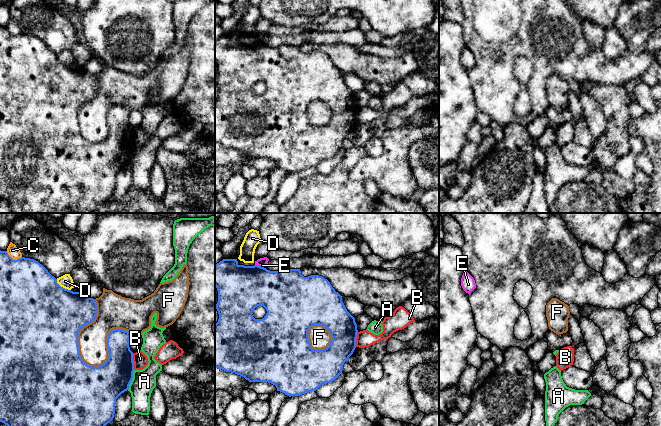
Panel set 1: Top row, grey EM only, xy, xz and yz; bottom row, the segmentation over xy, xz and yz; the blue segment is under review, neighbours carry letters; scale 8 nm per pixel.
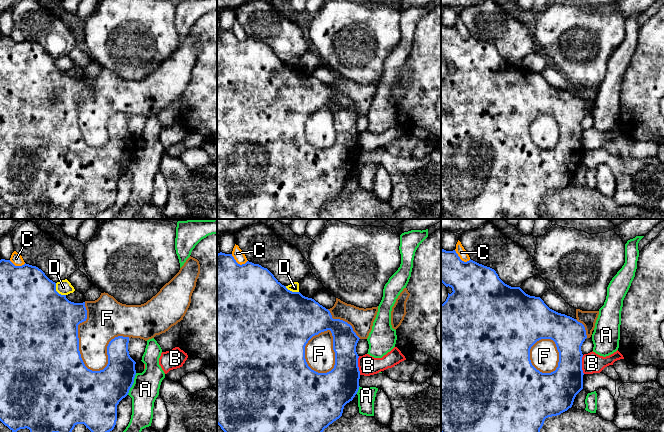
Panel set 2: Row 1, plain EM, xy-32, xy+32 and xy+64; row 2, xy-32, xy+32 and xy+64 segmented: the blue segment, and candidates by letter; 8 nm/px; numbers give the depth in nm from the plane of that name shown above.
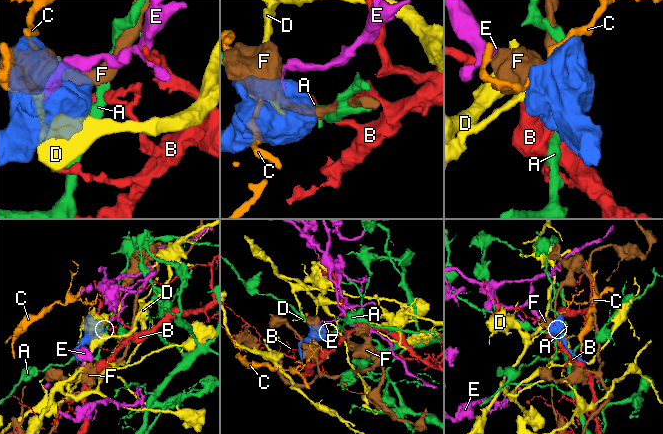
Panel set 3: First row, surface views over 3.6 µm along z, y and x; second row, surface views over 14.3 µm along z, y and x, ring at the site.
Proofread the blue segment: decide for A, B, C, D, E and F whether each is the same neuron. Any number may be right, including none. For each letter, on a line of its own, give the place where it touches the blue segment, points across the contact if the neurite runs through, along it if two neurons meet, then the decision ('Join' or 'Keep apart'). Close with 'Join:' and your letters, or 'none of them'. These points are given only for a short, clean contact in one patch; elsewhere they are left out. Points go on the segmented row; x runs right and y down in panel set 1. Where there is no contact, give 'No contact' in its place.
A: Touches blue at xy (132, 378). Boundary: xy (134, 369), (132, 380), (127, 389). Keep apart
B: Touches blue at xy (132, 361). Boundary: xy (132, 353), (133, 367), (135, 369). Keep apart
C: Touches blue at xy (12, 259). Keep apart
D: Touches blue at xy (62, 287). Keep apart
E: Touches blue at xz (259, 266). Boundary: xz (255, 264), (263, 267). Keep apart
F: Touches blue at xy (77, 335). Keep apart
Join: none of them

